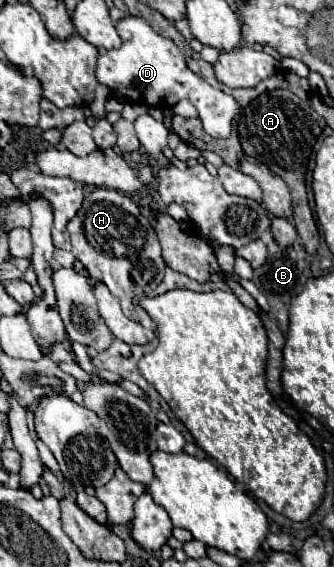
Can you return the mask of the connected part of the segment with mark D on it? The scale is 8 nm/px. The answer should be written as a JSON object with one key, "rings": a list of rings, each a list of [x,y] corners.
{"rings":[[[124,17],[116,21],[116,31],[122,37],[122,45],[118,49],[104,51],[98,59],[96,77],[104,83],[110,93],[126,103],[142,103],[158,109],[170,109],[176,101],[188,99],[196,109],[204,127],[208,127],[208,135],[226,139],[232,131],[232,121],[240,109],[238,101],[226,93],[210,87],[202,77],[194,75],[188,65],[184,53],[174,45],[174,41],[160,37],[142,17]]]}

